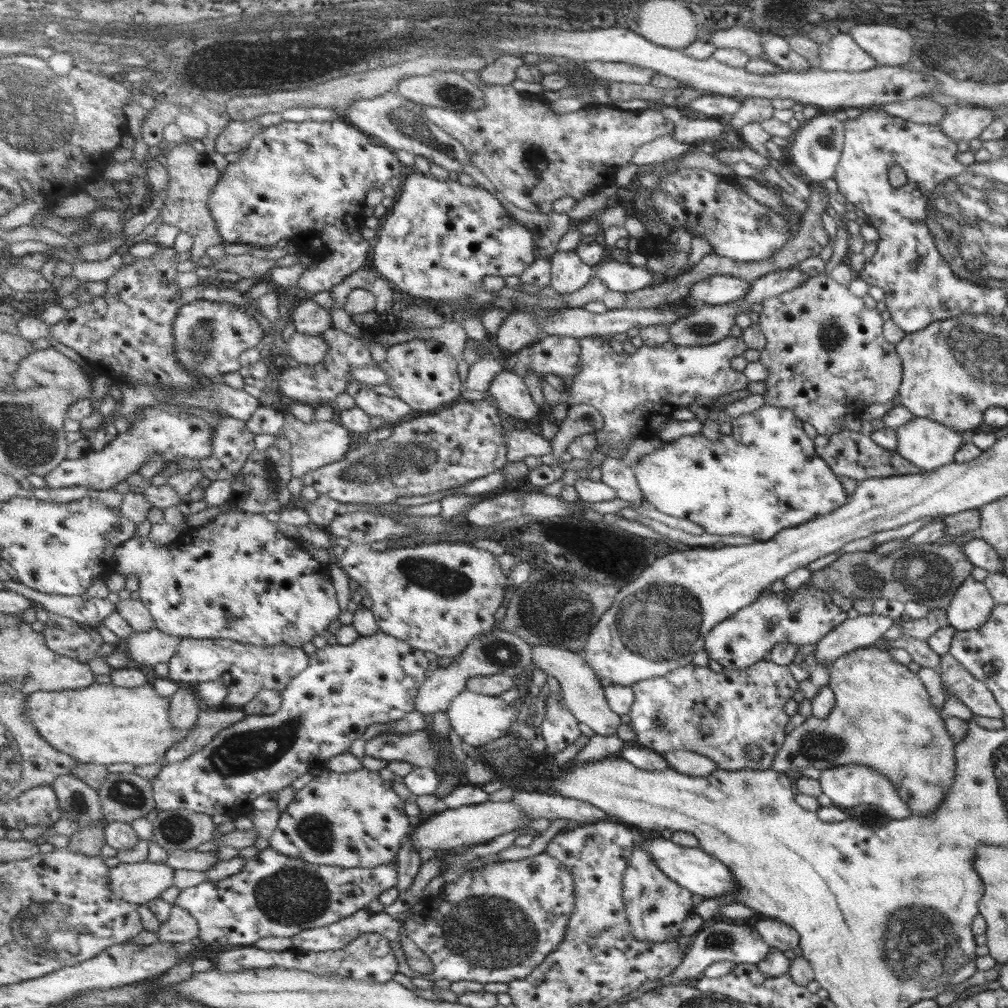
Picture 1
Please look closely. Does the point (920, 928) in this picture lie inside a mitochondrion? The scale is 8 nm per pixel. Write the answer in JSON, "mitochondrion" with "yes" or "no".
{"mitochondrion":"yes"}

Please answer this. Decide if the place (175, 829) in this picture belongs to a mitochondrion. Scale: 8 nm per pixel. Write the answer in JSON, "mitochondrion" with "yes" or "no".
{"mitochondrion":"yes"}

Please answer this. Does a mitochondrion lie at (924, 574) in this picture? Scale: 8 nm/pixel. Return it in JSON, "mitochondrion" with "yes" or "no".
{"mitochondrion":"yes"}

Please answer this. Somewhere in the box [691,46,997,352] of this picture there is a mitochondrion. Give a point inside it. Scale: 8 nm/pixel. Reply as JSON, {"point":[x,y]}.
{"point":[827,141]}

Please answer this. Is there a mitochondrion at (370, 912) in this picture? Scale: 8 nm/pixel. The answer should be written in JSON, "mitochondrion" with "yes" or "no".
{"mitochondrion":"no"}

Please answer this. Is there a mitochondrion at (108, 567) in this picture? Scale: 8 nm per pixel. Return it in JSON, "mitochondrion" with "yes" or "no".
{"mitochondrion":"no"}

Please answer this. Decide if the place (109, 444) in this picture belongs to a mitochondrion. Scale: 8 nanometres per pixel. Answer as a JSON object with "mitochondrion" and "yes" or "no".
{"mitochondrion":"no"}

